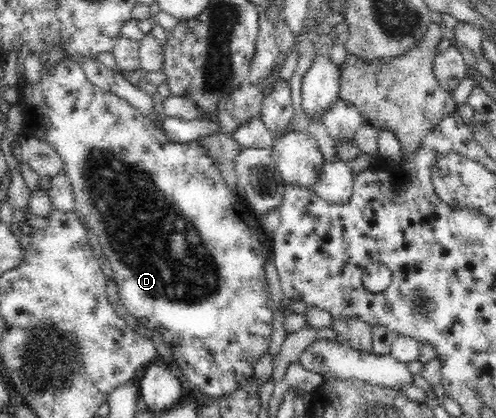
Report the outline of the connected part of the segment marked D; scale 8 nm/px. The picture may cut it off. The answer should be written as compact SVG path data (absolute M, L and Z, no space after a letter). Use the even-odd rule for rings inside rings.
M65 57L54 67L44 64L41 81L32 85L26 82L20 93L20 106L23 110L23 134L26 137L38 137L46 141L63 159L63 171L73 187L75 213L93 230L109 260L118 287L119 307L123 314L130 314L140 321L140 325L152 329L162 329L163 340L170 346L174 359L178 363L187 381L194 384L194 393L201 401L211 402L220 396L236 391L240 385L253 377L254 364L268 350L272 320L278 307L268 289L264 265L272 253L271 236L260 226L258 217L245 203L245 199L234 194L226 185L220 170L198 141L180 144L171 141L162 129L148 117L144 117L136 108L122 97L105 92L93 85L85 75L80 64Z

